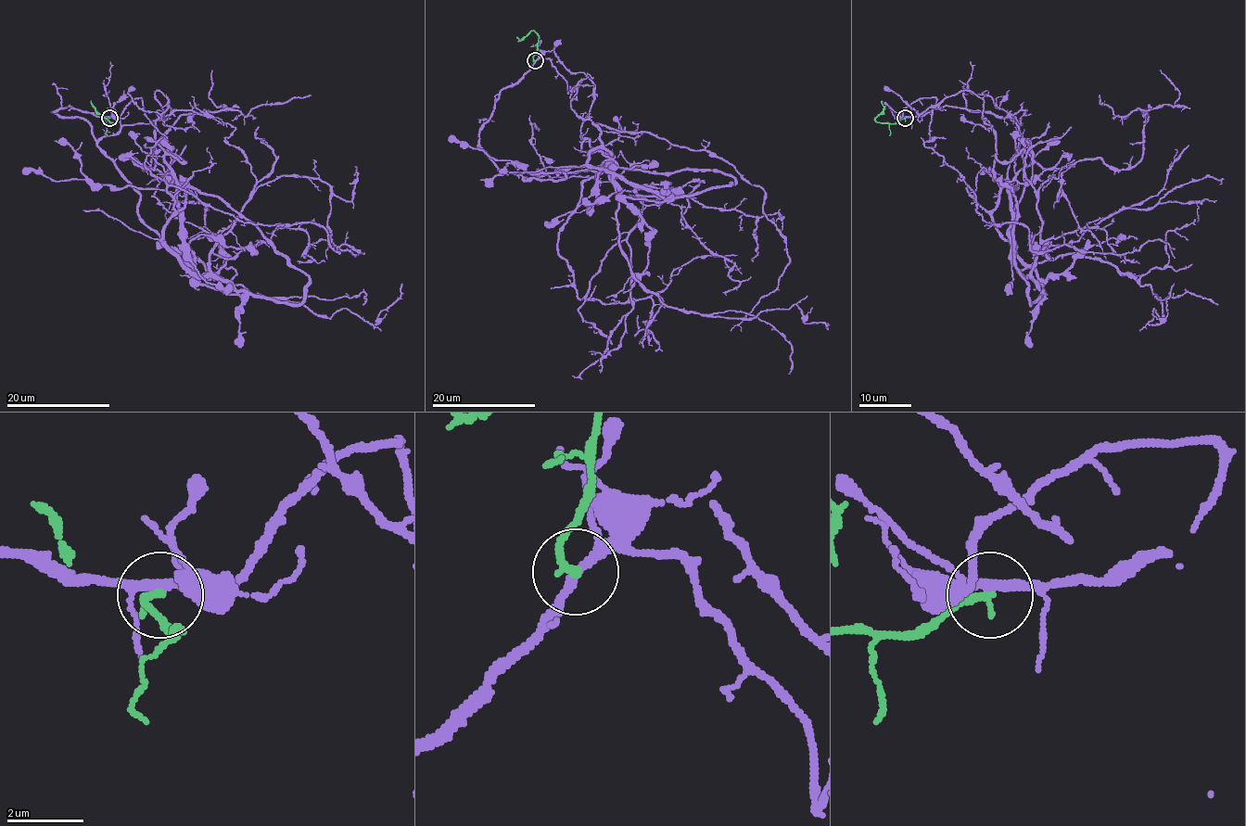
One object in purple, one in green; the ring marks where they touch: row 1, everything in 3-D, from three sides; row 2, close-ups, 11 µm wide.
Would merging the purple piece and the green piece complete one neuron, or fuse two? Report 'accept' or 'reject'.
reject

